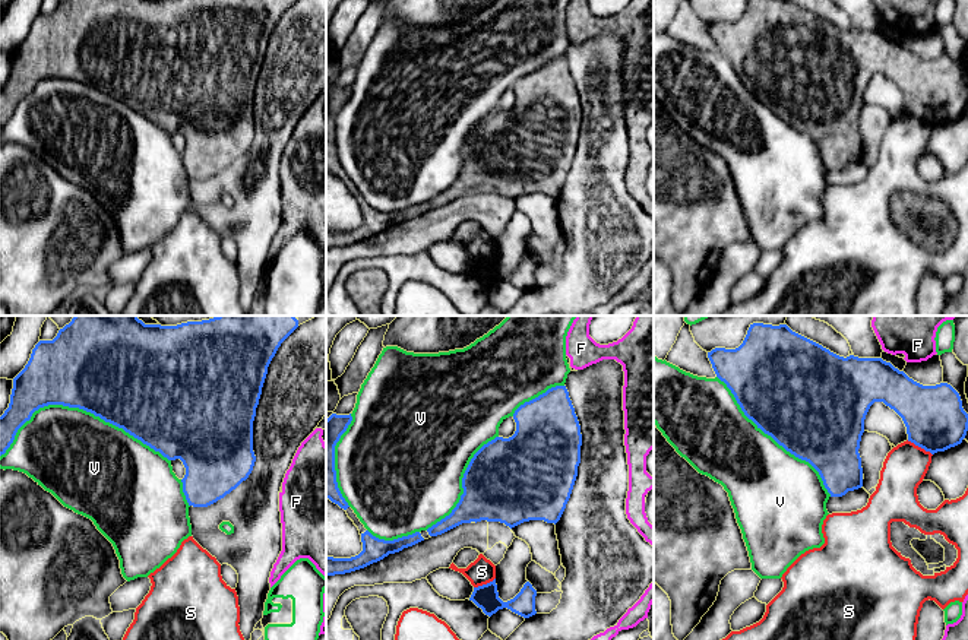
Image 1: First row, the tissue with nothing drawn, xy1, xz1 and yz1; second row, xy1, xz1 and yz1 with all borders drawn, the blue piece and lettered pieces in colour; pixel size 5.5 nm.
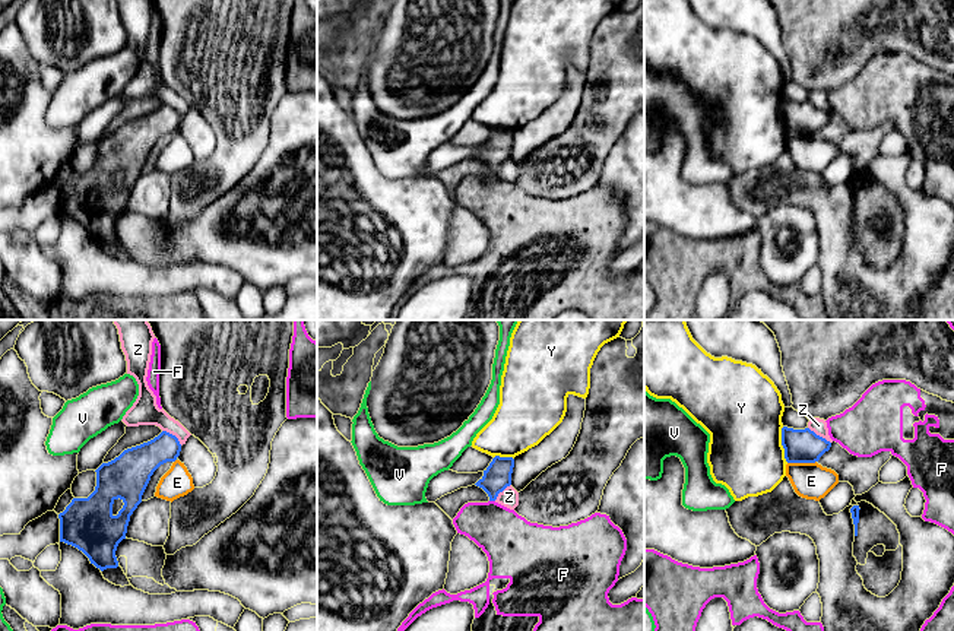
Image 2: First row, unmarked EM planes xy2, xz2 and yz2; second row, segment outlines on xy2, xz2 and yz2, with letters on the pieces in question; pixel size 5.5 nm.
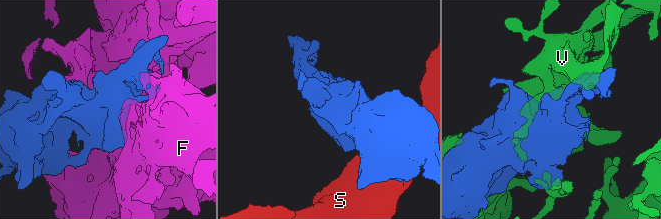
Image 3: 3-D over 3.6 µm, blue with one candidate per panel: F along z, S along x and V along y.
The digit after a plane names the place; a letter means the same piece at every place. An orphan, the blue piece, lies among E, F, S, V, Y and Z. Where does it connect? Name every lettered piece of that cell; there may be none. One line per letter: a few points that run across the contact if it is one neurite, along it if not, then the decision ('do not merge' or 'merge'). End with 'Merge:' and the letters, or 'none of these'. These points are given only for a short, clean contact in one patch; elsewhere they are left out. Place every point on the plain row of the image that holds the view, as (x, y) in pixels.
E: do not merge
F: xz2 (497, 149), (493, 155), (493, 173), (493, 196), (510, 213) | merge
S: do not merge
V: do not merge
Y: do not merge
Z: yz2 (808, 100), (830, 116) | do not merge
Merge: F

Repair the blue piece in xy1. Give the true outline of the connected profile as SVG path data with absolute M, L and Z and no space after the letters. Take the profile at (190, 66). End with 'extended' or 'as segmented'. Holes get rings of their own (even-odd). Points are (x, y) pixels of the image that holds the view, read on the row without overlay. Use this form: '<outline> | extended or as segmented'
M63 0L53 13L39 13L35 18L28 37L13 51L9 80L0 89L0 129L10 120L18 102L29 94L32 86L39 80L48 77L79 80L99 89L105 95L123 101L143 117L159 124L168 133L180 132L186 140L186 148L181 155L189 178L208 180L235 162L253 143L256 134L253 124L253 94L268 39L281 16L295 1L297 0Z | as segmented

